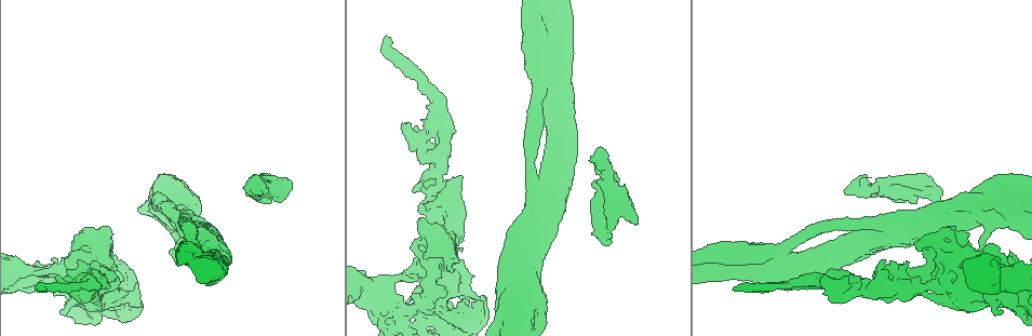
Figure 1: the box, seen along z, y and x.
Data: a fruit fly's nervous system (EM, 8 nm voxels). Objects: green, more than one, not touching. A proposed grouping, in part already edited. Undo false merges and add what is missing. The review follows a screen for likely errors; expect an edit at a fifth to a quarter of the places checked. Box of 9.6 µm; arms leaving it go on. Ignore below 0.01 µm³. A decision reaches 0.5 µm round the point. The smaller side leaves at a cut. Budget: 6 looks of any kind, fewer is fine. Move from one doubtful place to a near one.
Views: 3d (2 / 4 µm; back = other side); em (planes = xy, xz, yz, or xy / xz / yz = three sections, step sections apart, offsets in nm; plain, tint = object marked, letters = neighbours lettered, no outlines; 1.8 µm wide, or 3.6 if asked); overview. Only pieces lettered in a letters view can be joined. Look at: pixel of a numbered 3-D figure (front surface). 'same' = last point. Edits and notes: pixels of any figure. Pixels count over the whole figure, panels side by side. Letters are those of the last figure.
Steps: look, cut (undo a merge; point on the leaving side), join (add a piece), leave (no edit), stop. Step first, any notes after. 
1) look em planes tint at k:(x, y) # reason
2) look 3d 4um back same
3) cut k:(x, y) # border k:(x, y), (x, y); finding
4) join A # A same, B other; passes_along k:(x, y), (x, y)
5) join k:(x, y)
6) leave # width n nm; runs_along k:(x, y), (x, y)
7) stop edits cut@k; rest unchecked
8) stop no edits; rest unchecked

look em yz step 8 letters at 1:(289, 186) # branch stops here

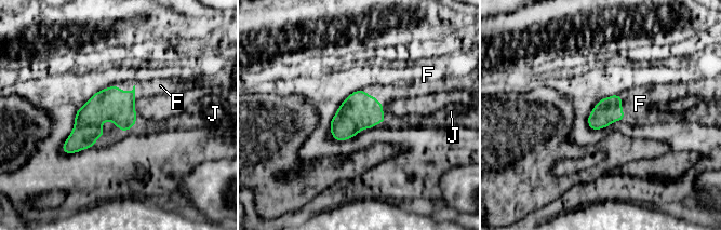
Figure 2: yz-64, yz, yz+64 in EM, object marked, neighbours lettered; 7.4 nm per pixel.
look em planes letters same

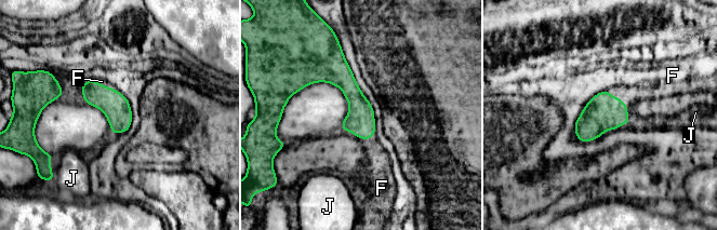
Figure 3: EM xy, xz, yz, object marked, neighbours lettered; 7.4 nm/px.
join F # F same, J other; passes_along 3:(116, 107), (103, 85), (102, 81); it goes on there

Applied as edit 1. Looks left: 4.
look overview

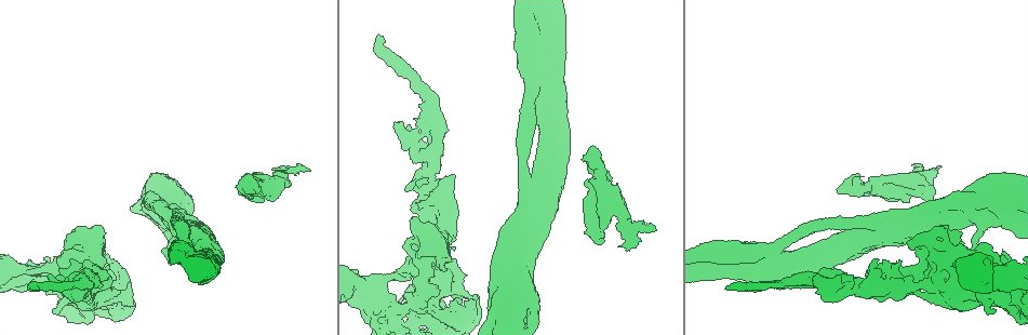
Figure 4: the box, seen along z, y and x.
look em 3.6um xy step 16 tint at 4:(157, 215) # sharp bend

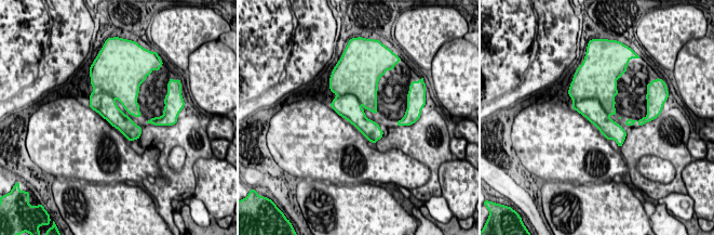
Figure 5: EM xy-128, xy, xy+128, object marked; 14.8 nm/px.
look em 3.6um planes tint same # another direction

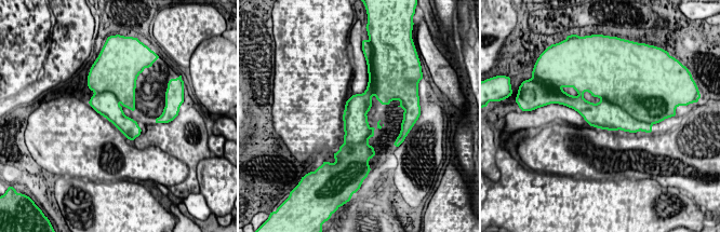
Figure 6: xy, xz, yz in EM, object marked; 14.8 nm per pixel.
look em 3.6um planes letters same # see the neighbours

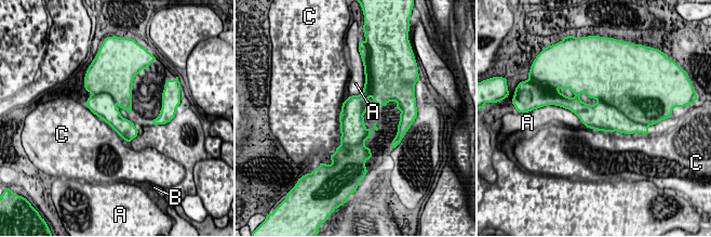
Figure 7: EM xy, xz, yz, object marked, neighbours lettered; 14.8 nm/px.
cut 7:(603, 117) # width 360 nm; A other, B other, C other; border 7:(598, 100), (615, 106), (634, 122); a second cell is stuck on

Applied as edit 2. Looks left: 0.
stop edits join@3, cut@7; rest unchecked

